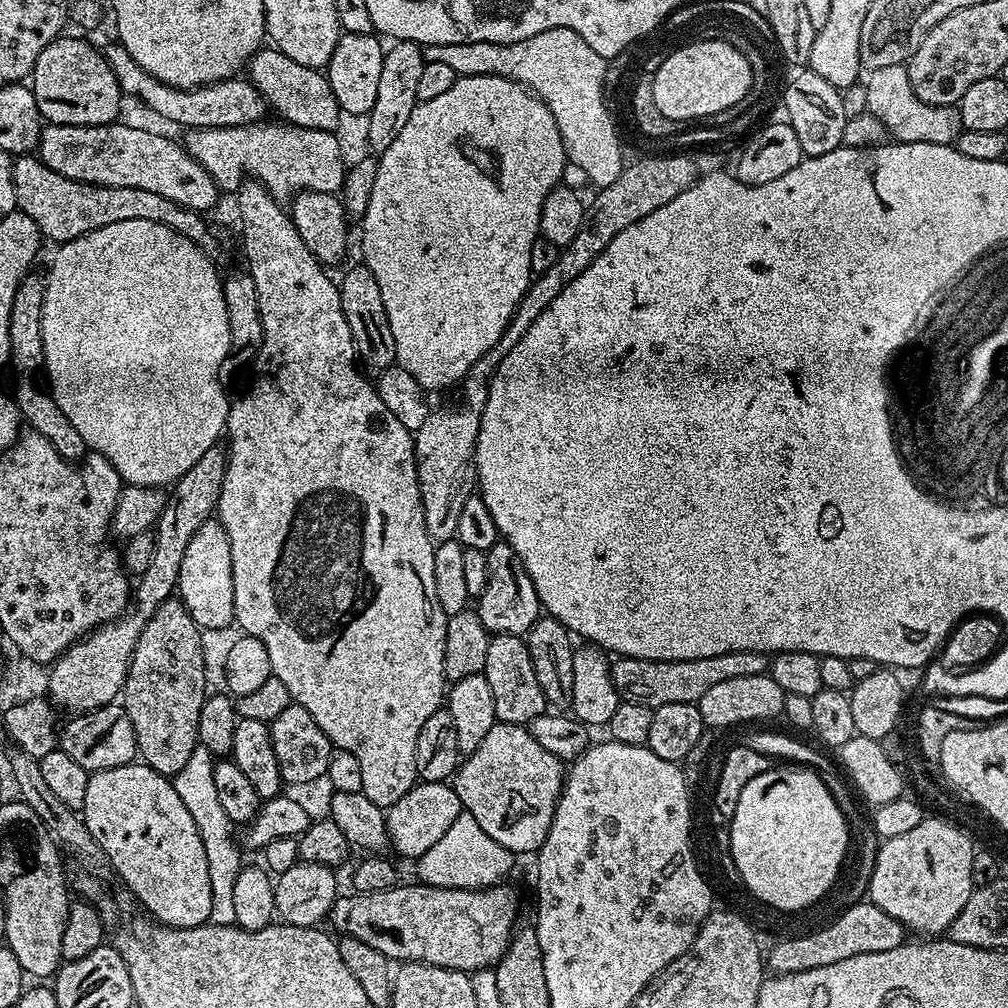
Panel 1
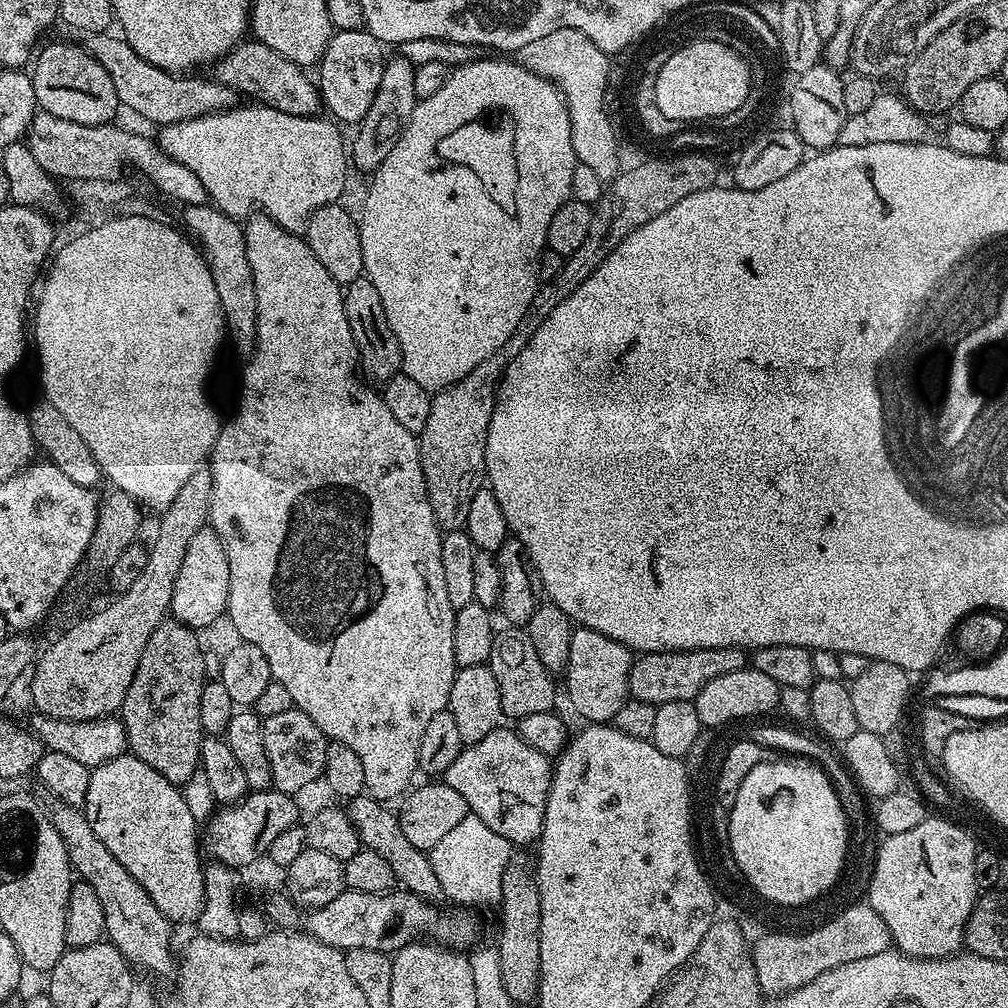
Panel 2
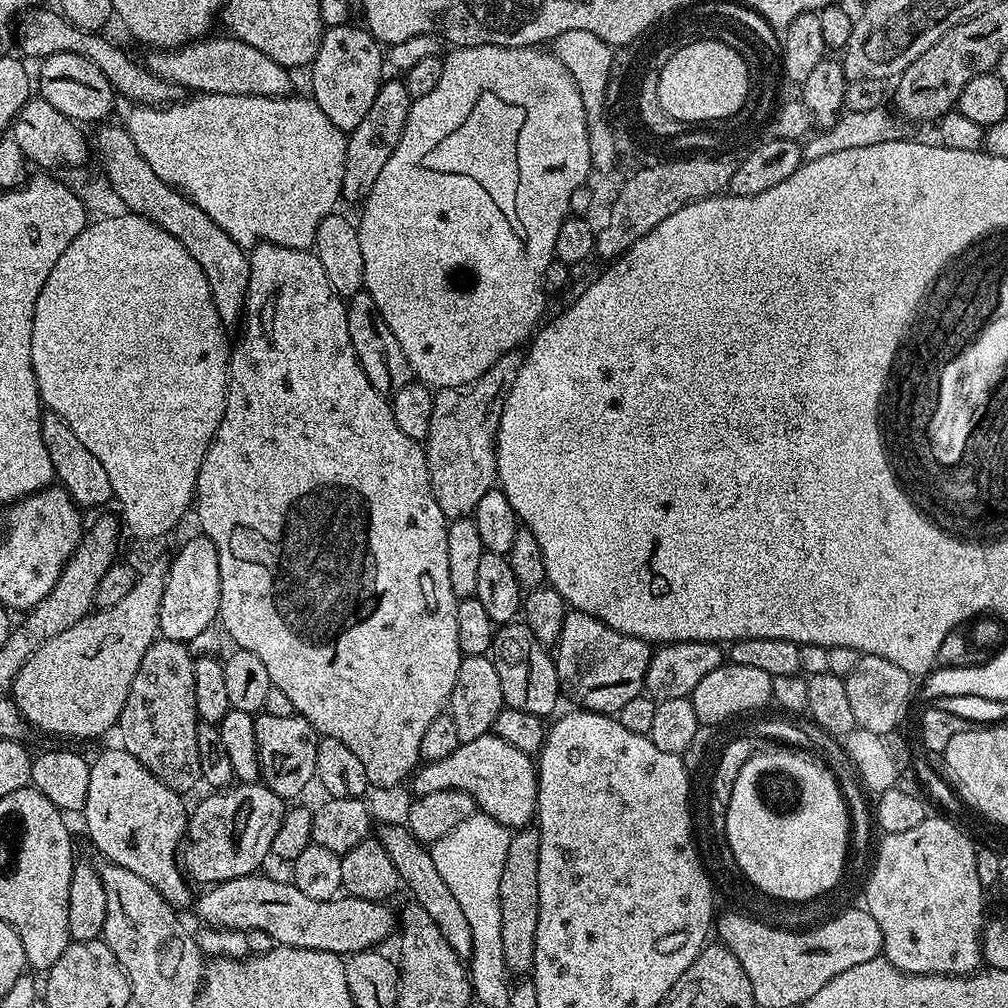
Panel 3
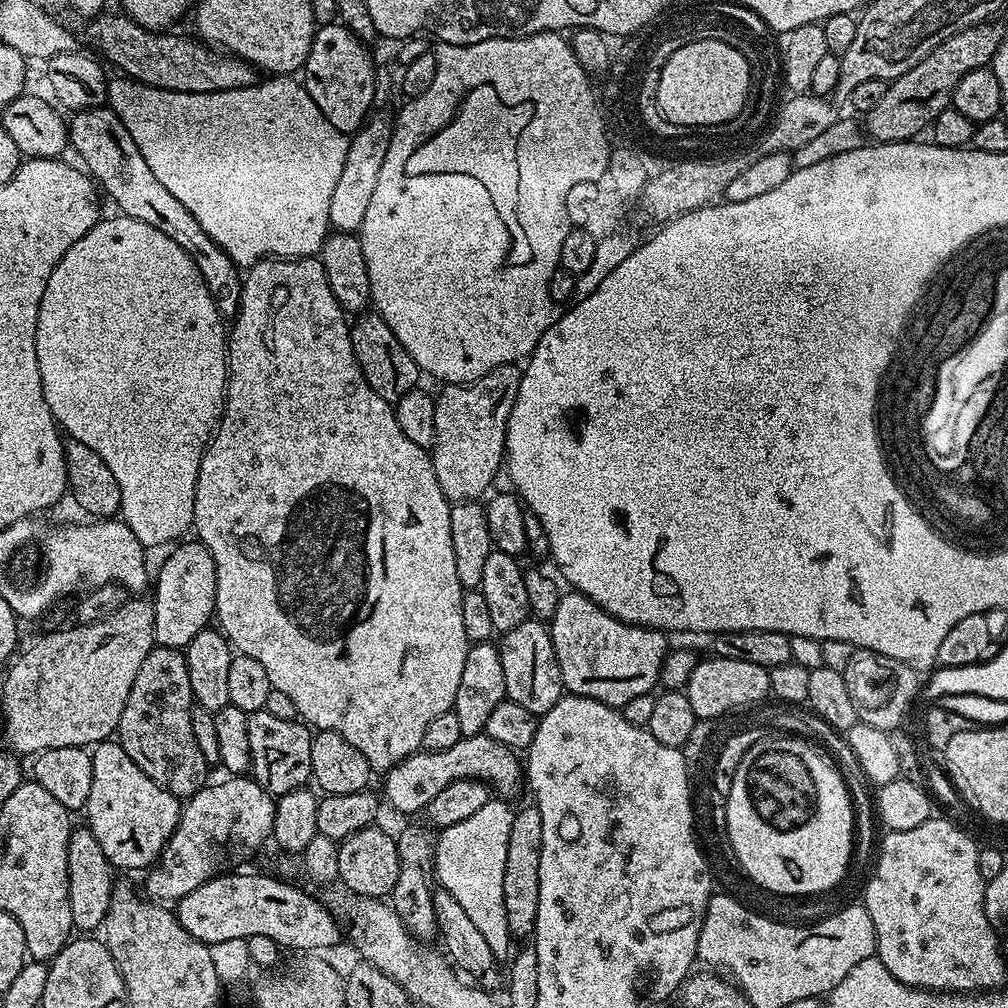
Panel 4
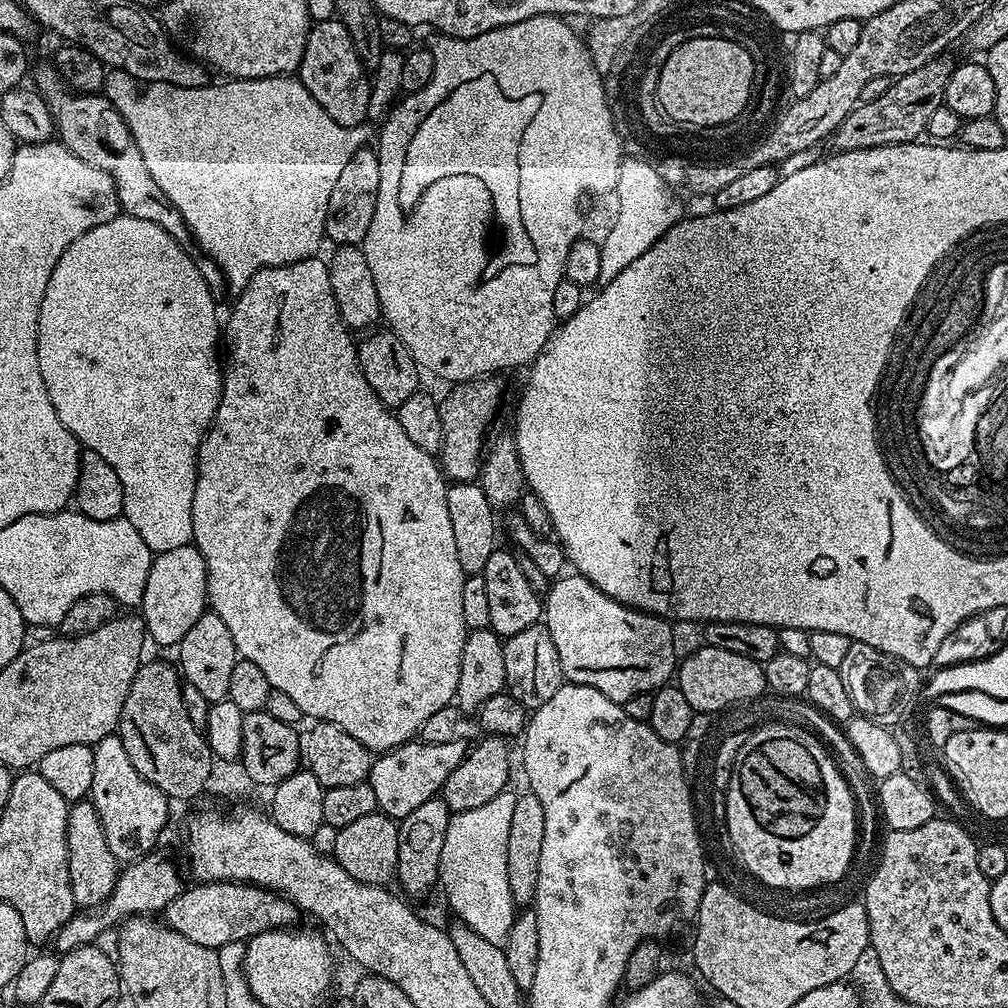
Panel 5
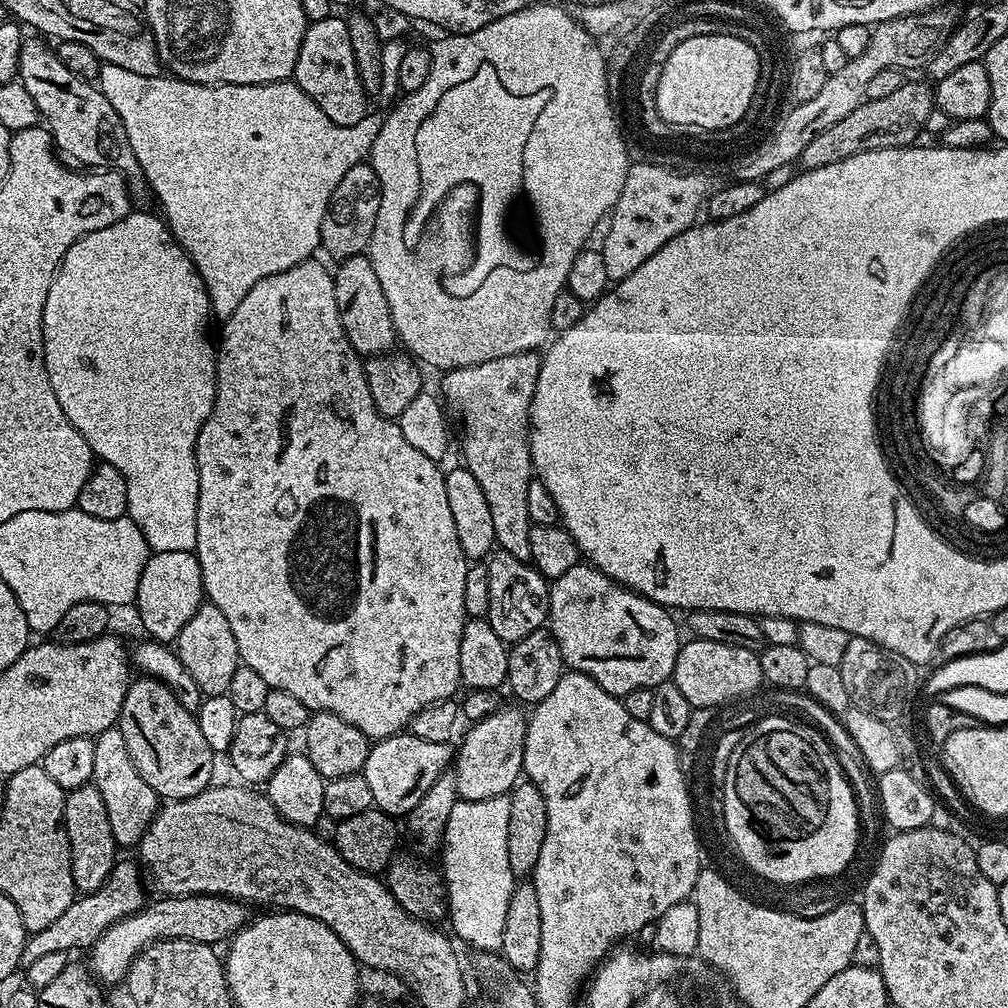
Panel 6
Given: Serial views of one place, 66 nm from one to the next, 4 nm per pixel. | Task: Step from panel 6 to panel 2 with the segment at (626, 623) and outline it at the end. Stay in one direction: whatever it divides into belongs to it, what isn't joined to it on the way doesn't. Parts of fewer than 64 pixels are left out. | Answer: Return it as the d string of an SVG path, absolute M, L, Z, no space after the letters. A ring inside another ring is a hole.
M577 627L570 638L568 664L562 673L562 688L568 691L568 700L572 708L584 719L584 722L608 724L615 721L618 710L630 698L628 679L634 653L631 648L598 634L598 630Z

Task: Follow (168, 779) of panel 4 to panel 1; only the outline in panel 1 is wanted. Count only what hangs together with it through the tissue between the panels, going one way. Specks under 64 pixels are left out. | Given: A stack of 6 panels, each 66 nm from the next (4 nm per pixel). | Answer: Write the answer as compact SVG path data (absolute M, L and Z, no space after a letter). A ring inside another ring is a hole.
M178 598L167 600L149 618L128 663L122 703L130 722L134 722L139 759L169 778L184 769L200 738L198 718L209 691L200 636L202 629L190 618L183 602Z

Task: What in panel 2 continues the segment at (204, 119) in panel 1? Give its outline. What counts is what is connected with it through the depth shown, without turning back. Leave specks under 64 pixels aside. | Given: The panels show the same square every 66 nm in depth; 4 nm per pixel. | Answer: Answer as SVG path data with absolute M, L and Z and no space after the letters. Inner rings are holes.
M108 30L91 33L86 41L88 53L100 63L102 70L106 70L106 74L110 74L110 82L114 82L114 94L118 94L121 105L125 109L129 108L130 111L137 112L142 119L149 120L150 123L156 124L155 126L163 126L186 122L190 118L202 118L206 114L225 112L228 108L237 107L238 94L230 86L219 84L214 78L203 80L202 77L196 76L200 74L177 74L162 70L141 58L124 40L123 35L111 36L112 34Z

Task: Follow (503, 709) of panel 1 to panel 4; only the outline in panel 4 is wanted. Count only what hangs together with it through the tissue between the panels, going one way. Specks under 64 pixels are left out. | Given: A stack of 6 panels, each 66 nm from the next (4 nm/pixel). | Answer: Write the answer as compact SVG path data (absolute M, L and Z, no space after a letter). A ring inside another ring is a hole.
M529 618L514 626L514 630L503 633L499 639L502 678L506 678L505 697L518 702L518 706L526 706L526 710L530 710L538 718L545 716L560 697L565 695L549 625L545 621Z

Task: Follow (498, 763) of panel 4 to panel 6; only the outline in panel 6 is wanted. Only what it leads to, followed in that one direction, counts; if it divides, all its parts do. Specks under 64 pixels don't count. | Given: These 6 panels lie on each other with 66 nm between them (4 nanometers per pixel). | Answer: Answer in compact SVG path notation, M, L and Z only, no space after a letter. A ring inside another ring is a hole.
M405 730L398 736L377 740L369 747L362 774L374 794L375 807L390 817L404 818L410 810L414 810L414 806L418 806L418 802L422 802L422 794L438 782L443 772L449 771L453 760L451 743L426 742Z

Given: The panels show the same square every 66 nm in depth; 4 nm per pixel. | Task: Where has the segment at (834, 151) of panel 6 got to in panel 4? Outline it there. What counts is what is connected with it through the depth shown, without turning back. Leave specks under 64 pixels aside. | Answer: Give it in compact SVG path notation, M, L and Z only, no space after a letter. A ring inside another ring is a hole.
M996 22L973 24L972 27L946 38L946 42L930 50L930 54L926 54L926 58L922 58L918 66L906 70L906 74L891 81L886 94L882 94L878 106L874 106L874 110L866 114L867 135L873 141L882 144L908 142L919 137L916 135L923 128L925 131L934 122L934 118L942 114L942 110L949 108L952 91L954 86L958 86L961 78L970 74L970 70L987 68L991 65L1002 39L999 26L992 23Z

